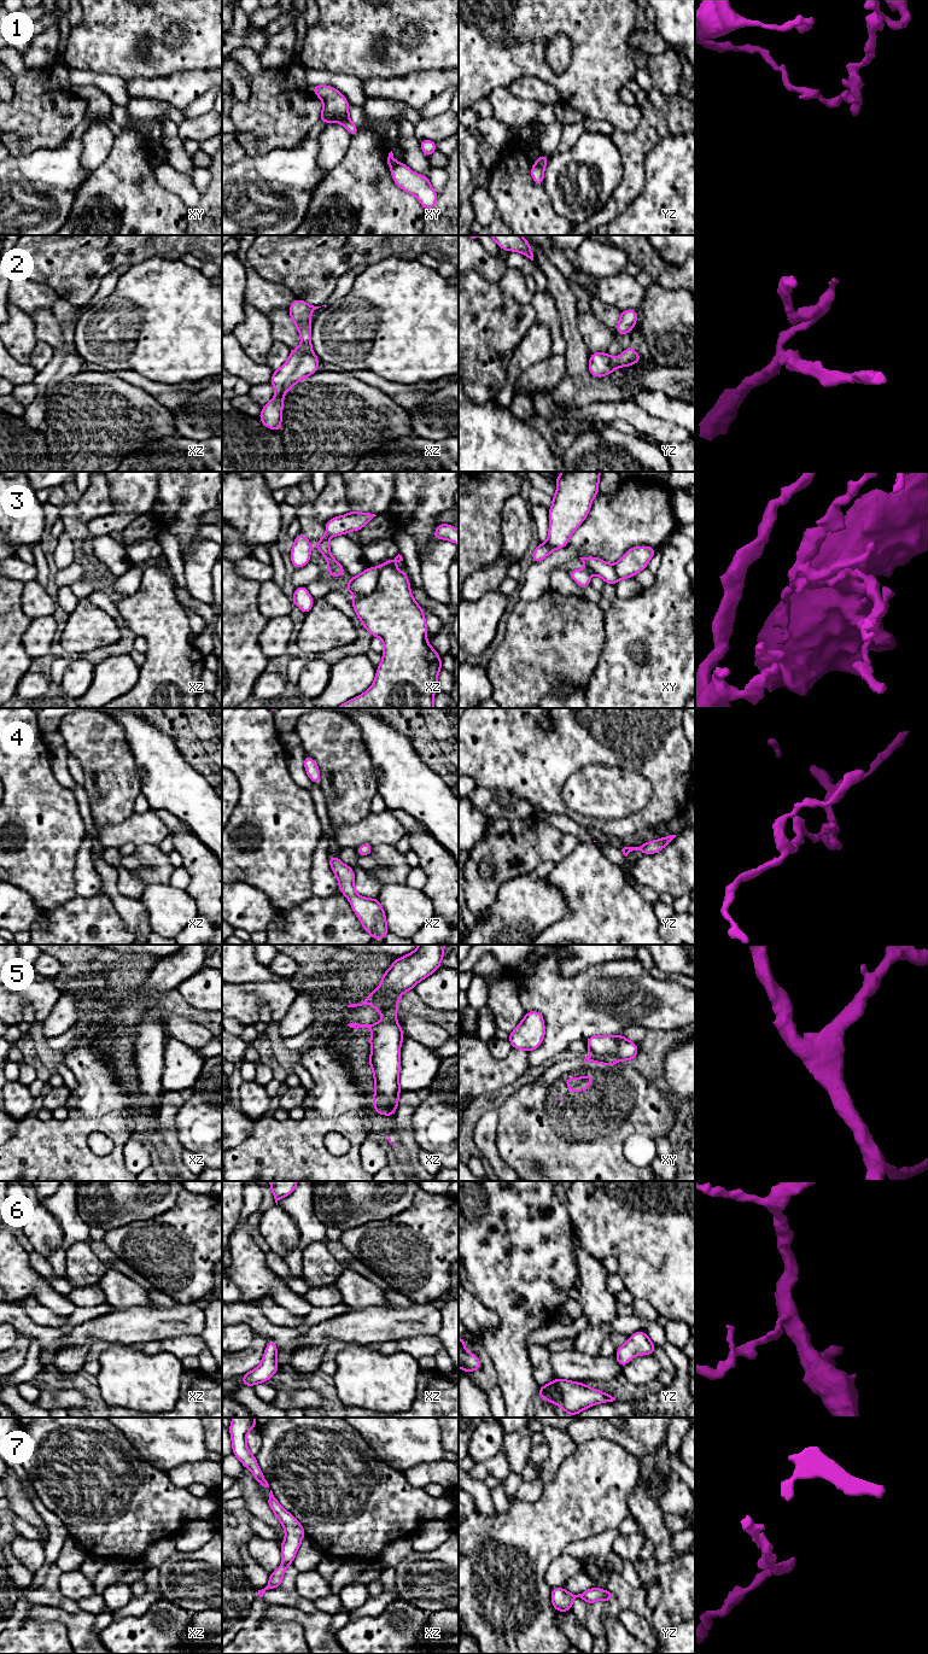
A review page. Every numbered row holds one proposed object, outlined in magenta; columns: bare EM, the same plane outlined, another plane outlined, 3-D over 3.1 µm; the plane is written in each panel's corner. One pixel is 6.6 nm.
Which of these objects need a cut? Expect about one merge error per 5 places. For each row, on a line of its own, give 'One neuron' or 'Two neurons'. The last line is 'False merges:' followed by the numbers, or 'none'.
1: Two neurons
2: One neuron
3: One neuron
4: One neuron
5: Two neurons
6: One neuron
7: One neuron
False merges: 1, 5

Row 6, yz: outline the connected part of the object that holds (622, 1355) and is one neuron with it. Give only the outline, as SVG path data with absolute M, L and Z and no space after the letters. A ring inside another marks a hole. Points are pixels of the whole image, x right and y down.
M637 1331L629 1337L626 1344L615 1351L615 1358L621 1368L629 1363L630 1358L637 1355L653 1355L656 1346L650 1342L643 1331Z

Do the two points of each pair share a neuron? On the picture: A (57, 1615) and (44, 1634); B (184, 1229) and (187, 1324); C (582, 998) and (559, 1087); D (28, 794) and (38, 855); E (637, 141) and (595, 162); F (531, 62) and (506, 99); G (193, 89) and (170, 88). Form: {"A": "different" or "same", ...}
{"A": "different", "B": "different", "C": "different", "D": "same", "E": "different", "F": "different", "G": "same"}

